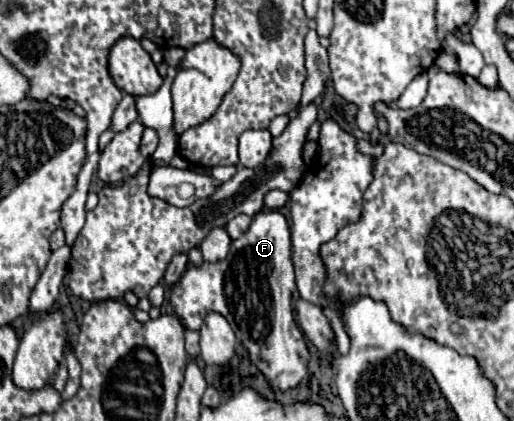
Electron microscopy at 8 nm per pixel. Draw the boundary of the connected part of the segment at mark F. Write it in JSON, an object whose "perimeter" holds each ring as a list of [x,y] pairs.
{"perimeter":[[[260,210],[246,234],[232,242],[228,258],[202,266],[188,266],[172,286],[174,314],[188,330],[200,330],[208,312],[220,312],[246,346],[250,360],[270,380],[272,388],[288,390],[300,384],[308,372],[308,348],[294,320],[292,308],[294,266],[290,228],[280,210]]]}

